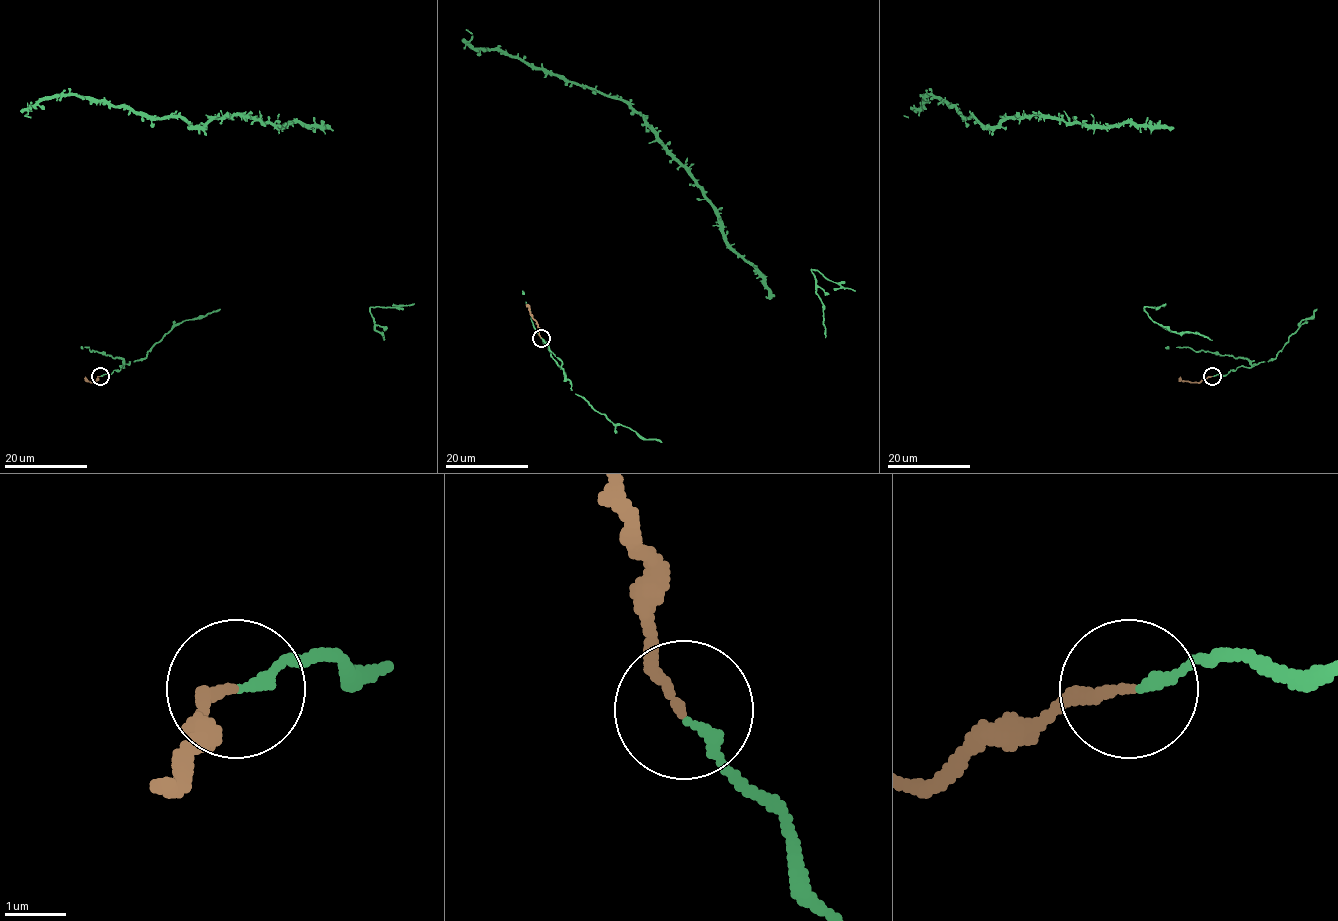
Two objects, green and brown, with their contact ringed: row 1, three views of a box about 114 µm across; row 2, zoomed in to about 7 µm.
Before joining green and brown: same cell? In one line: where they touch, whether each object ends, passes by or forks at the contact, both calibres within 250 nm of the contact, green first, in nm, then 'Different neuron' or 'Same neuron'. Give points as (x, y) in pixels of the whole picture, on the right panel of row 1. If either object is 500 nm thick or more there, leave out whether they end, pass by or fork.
Place: (1212, 376). At the ring green ends. At the ring brown ends. Thickness 180 nm (green) against 160 nm. Same neuron

